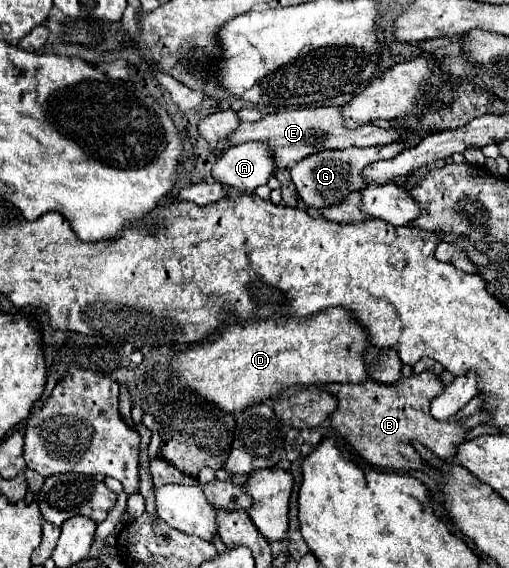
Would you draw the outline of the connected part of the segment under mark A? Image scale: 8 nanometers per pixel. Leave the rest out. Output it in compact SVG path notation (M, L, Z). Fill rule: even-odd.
M249 141L225 151L217 159L211 175L233 189L251 193L259 185L267 185L275 169L277 167L271 155L271 145Z

